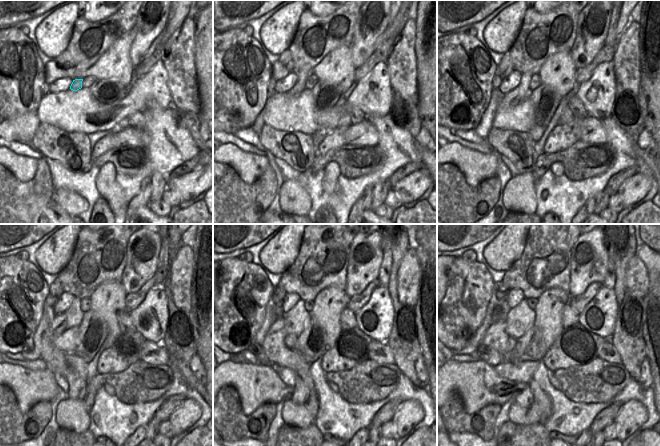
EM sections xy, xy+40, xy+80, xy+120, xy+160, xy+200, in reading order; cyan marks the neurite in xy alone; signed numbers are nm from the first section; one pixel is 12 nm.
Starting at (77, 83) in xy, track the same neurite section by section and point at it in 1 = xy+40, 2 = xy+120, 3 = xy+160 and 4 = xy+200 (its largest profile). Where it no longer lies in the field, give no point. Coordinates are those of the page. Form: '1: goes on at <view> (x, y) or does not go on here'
1: goes on at xy+40 (295, 90)
2: goes on at xy+120 (58, 325)
3: goes on at xy+160 (277, 328)
4: goes on at xy+200 (500, 311)

